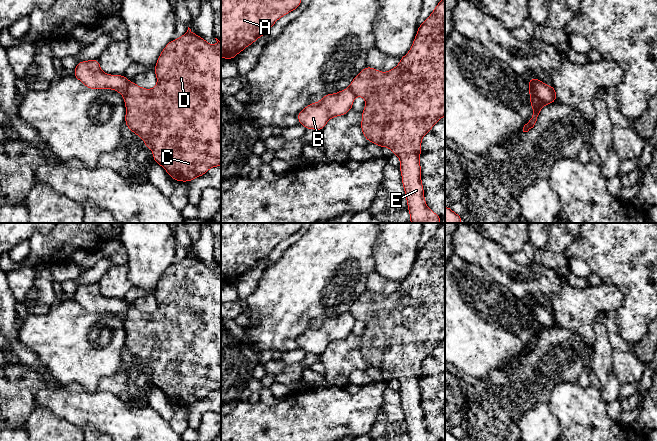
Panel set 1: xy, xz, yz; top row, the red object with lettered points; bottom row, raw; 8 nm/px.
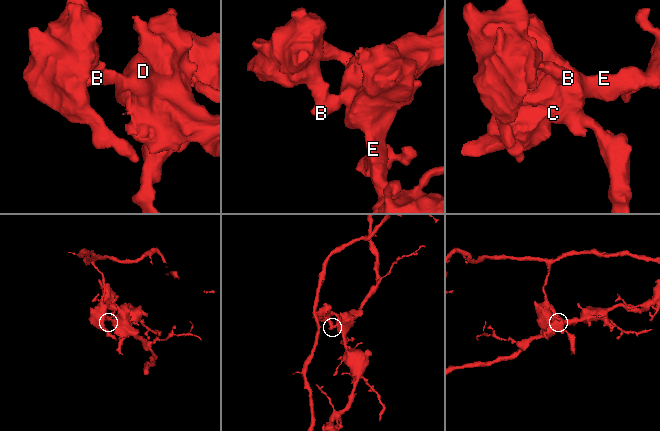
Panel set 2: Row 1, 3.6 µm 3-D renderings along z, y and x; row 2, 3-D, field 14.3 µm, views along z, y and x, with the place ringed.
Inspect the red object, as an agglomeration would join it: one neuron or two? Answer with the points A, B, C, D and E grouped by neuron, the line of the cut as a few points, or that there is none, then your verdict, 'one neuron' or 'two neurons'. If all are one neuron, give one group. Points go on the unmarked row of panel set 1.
A B / C D E | yz (529, 304), (535, 318), (544, 328) | two neurons

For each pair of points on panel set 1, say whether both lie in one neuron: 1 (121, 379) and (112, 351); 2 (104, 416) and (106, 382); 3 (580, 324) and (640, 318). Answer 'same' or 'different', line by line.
1: different
2: different
3: different

